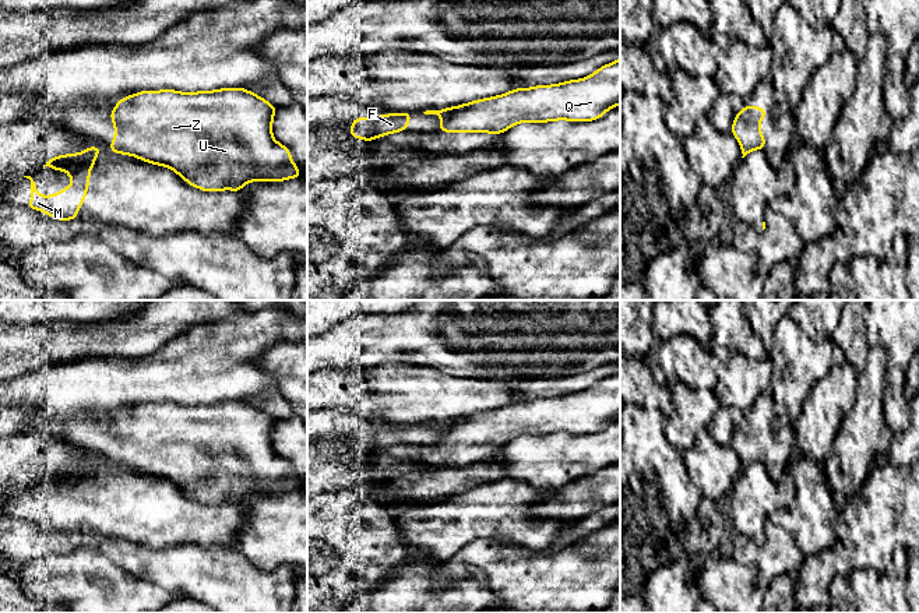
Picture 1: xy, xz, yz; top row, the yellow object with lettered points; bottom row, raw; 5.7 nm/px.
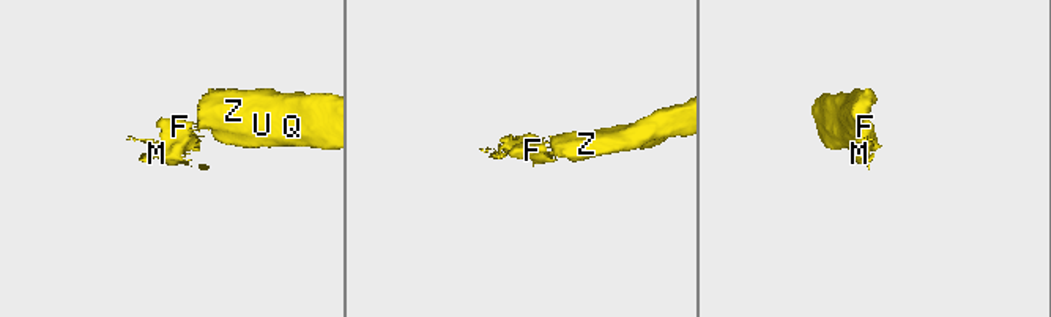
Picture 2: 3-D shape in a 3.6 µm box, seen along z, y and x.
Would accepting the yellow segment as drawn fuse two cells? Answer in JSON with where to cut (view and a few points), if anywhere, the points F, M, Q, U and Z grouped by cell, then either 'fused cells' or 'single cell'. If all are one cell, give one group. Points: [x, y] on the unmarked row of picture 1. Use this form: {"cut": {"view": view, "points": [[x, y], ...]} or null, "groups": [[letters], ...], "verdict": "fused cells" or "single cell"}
{"cut": {"view": "xz", "points": [[426, 423], [429, 426]]}, "groups": [["F", "M"], ["Q", "U", "Z"]], "verdict": "fused cells"}

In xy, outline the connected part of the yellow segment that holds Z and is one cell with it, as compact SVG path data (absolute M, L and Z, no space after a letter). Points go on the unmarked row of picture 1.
M244 401L179 405L175 402L142 404L126 409L112 422L115 451L113 466L135 469L144 475L175 483L190 498L203 504L240 504L249 494L282 494L302 490L289 462L272 450L272 431L277 419Z

